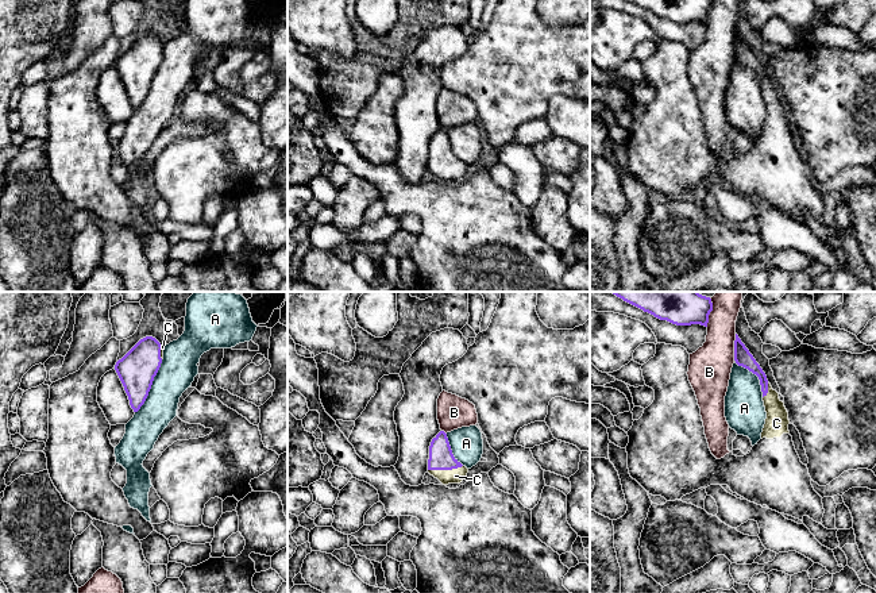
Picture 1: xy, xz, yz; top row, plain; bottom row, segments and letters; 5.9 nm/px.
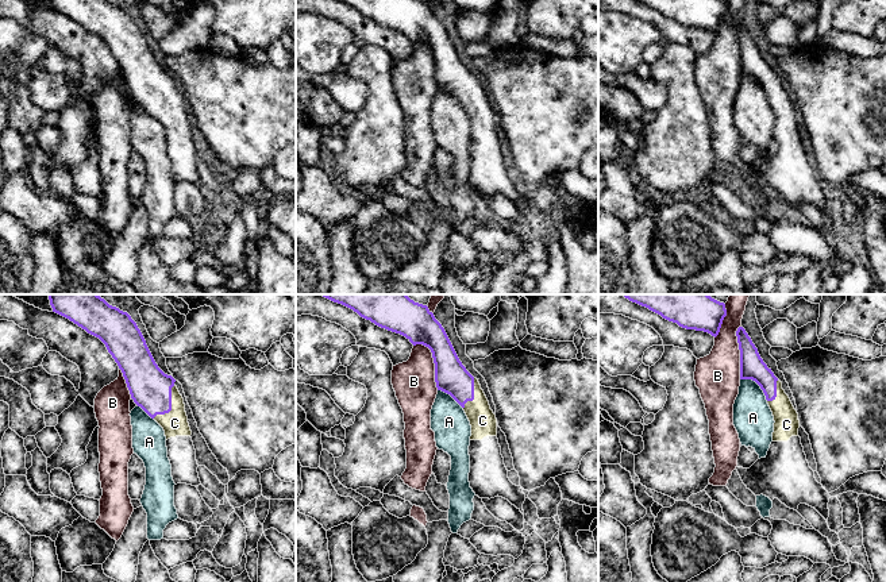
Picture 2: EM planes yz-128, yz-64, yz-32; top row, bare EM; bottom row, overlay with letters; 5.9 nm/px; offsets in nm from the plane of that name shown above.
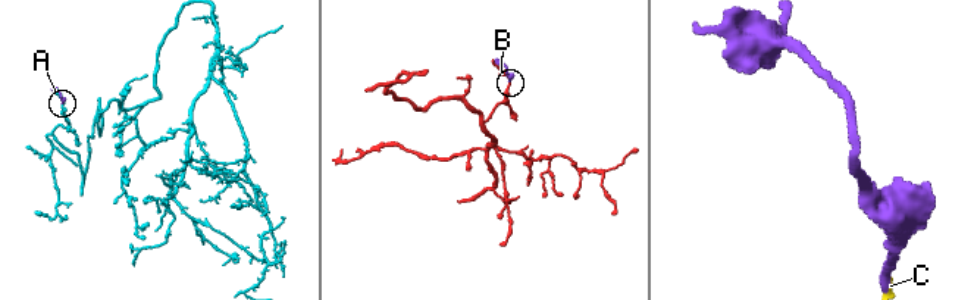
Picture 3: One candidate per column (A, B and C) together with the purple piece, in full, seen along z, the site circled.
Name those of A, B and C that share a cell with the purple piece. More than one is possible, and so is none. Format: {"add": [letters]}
{"add": ["C"]}

